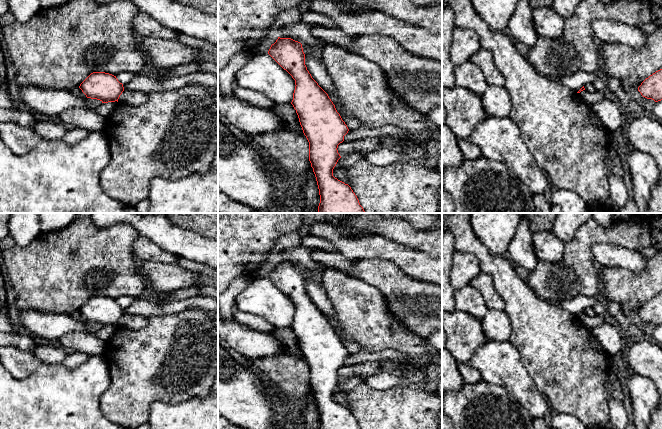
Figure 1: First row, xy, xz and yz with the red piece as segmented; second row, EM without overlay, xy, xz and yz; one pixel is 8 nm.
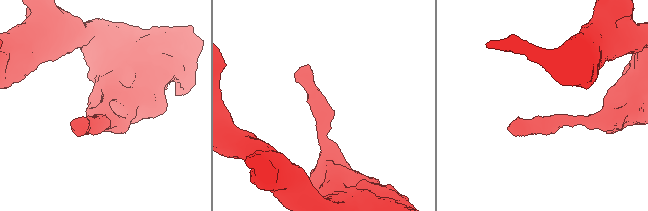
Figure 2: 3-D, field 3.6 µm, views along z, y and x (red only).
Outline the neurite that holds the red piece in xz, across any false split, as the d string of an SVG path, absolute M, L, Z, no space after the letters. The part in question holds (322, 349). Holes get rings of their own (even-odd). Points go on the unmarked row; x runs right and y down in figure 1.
M278 261L271 269L268 278L295 304L296 310L291 328L296 334L303 357L309 366L309 385L319 413L319 429L360 429L351 411L333 400L333 393L341 382L337 374L338 369L344 365L349 353L328 318L307 294L302 268L291 262Z

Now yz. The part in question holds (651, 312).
M662 293L646 302L638 311L641 319L655 326L662 324Z

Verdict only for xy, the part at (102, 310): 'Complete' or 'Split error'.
Complete

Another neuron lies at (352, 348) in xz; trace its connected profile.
M336 329L337 336L340 338L342 344L345 346L349 354L358 353L362 348L360 345L356 344L354 341L345 338L342 333Z

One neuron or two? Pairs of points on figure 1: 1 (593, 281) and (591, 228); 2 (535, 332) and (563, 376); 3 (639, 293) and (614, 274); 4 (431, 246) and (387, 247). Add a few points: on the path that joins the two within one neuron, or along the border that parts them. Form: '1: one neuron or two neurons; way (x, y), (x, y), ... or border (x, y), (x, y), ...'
1: one neuron; way (584, 268), (584, 241)
2: one neuron; way (546, 343), (563, 360), (563, 365)
3: one neuron; way (633, 290), (620, 280)
4: two neurons; border (388, 238), (427, 251), (431, 255)

